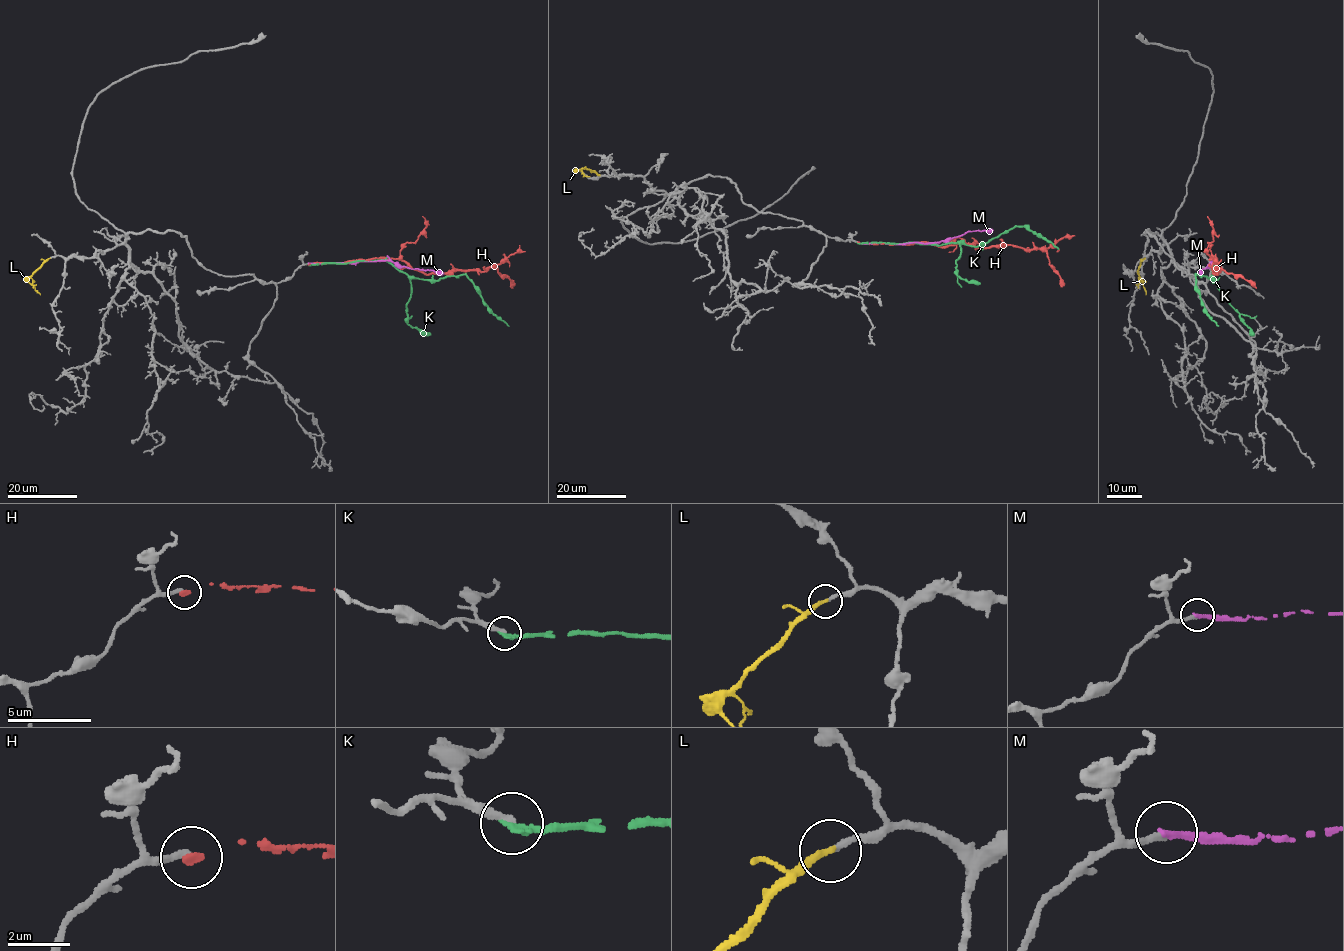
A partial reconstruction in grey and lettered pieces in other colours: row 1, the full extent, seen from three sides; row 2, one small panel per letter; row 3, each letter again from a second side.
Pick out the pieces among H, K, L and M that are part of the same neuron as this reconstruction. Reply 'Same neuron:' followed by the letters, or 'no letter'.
Same neuron: L, M

